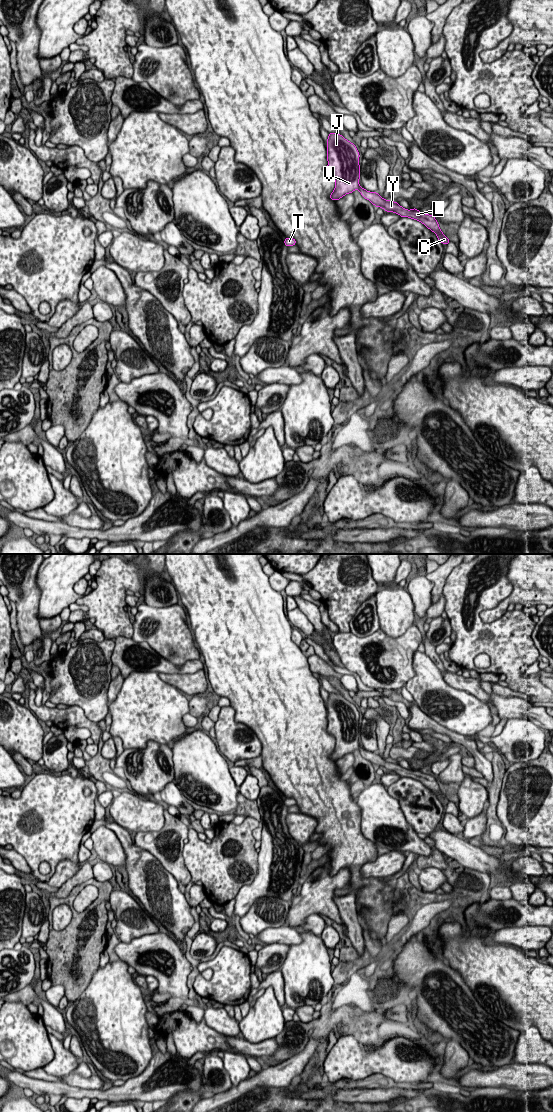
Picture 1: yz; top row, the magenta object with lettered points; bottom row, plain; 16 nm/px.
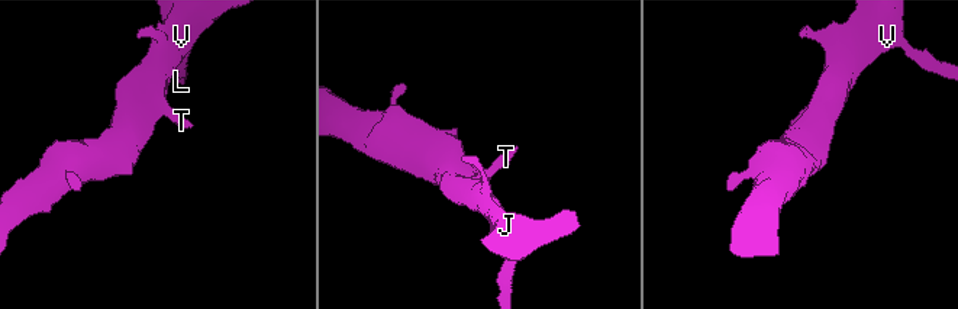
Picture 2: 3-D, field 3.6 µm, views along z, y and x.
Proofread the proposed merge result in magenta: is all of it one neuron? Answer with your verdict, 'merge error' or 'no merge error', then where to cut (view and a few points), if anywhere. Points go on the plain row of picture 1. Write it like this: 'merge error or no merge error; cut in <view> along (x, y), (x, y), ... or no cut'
no merge error; no cut

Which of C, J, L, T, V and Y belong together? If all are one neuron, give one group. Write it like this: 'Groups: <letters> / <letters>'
Groups: C J L T V Y

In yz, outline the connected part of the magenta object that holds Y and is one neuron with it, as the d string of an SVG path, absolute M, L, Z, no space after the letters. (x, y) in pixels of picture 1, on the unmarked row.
M329 693L327 700L327 732L335 738L335 749L330 755L331 760L337 761L354 750L359 750L361 755L371 761L376 767L381 767L387 772L394 772L401 777L409 777L423 783L433 791L441 803L448 805L449 799L442 793L437 780L433 775L424 774L416 768L407 770L397 762L385 760L377 752L369 752L359 746L360 726L359 712L356 706L338 693Z

